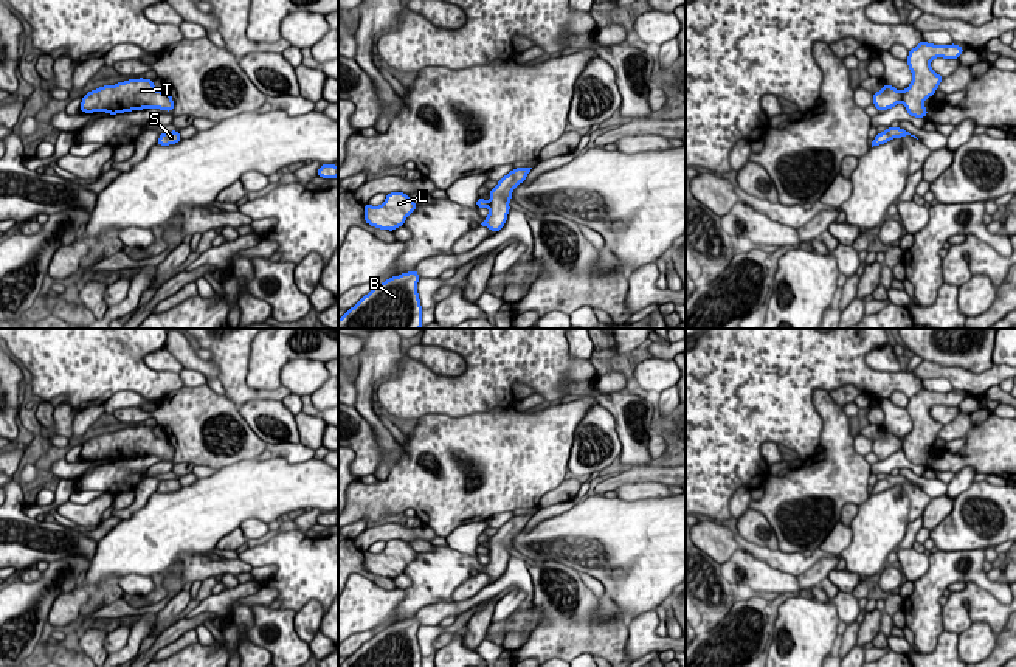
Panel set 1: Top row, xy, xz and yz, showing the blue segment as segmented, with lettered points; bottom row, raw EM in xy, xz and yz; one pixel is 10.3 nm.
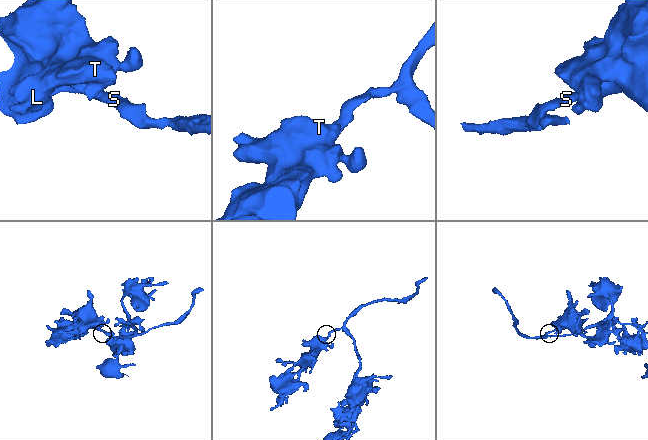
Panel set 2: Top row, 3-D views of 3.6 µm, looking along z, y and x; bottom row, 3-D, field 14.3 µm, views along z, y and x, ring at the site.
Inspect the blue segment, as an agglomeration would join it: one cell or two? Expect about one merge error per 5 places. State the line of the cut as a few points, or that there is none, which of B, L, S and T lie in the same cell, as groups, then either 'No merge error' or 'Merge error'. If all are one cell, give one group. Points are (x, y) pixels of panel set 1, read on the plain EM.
No split. Groups: B L S T. No merge error

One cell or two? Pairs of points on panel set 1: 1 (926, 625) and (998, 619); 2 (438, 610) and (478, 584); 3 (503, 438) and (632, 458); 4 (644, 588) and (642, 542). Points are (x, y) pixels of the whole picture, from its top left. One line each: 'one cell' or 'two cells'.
1: two cells
2: two cells
3: two cells
4: one cell

